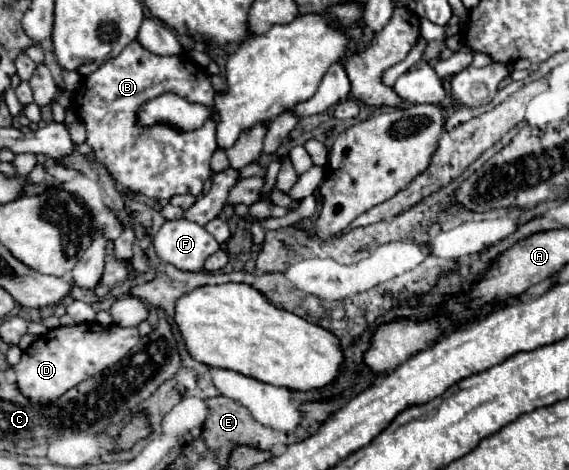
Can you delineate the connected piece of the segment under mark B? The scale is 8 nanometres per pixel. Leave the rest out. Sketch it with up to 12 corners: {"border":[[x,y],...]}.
{"border":[[128,44],[74,96],[120,190],[198,196],[216,152],[196,130],[138,124],[160,94],[214,106],[188,56]]}

